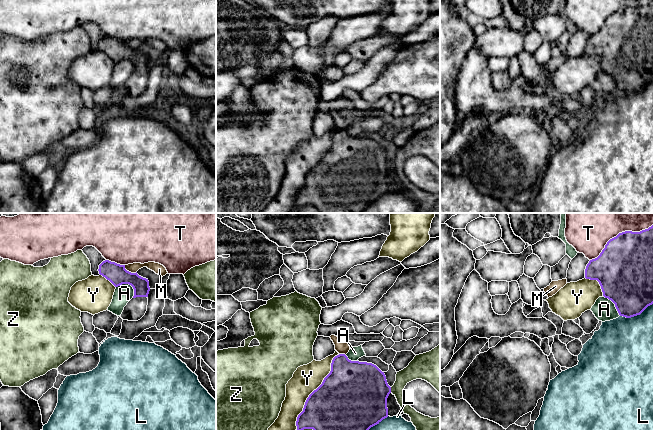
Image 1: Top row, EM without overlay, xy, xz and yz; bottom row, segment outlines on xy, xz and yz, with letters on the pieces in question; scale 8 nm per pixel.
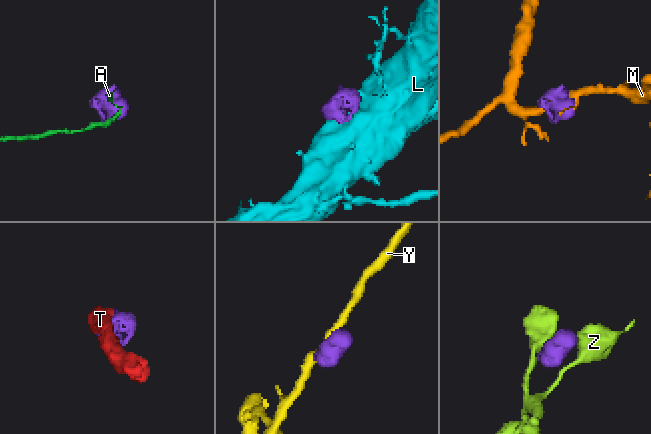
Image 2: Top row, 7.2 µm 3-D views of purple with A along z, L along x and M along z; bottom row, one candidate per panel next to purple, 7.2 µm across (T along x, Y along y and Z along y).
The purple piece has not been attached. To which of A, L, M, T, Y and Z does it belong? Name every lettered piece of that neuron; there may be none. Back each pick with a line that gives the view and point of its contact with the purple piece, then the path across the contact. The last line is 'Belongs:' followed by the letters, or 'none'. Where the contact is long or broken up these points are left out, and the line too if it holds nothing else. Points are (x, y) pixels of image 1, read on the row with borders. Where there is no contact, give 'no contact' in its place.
Belongs: none

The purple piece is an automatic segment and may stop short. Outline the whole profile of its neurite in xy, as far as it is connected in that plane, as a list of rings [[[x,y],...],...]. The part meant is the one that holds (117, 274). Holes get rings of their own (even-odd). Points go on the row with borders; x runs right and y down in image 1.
[[[105,260],[99,265],[98,271],[115,287],[122,284],[129,284],[133,287],[134,296],[124,307],[121,318],[128,321],[140,320],[147,311],[147,297],[150,291],[148,279],[139,276],[137,272],[131,273],[127,271],[125,265],[109,260]]]

